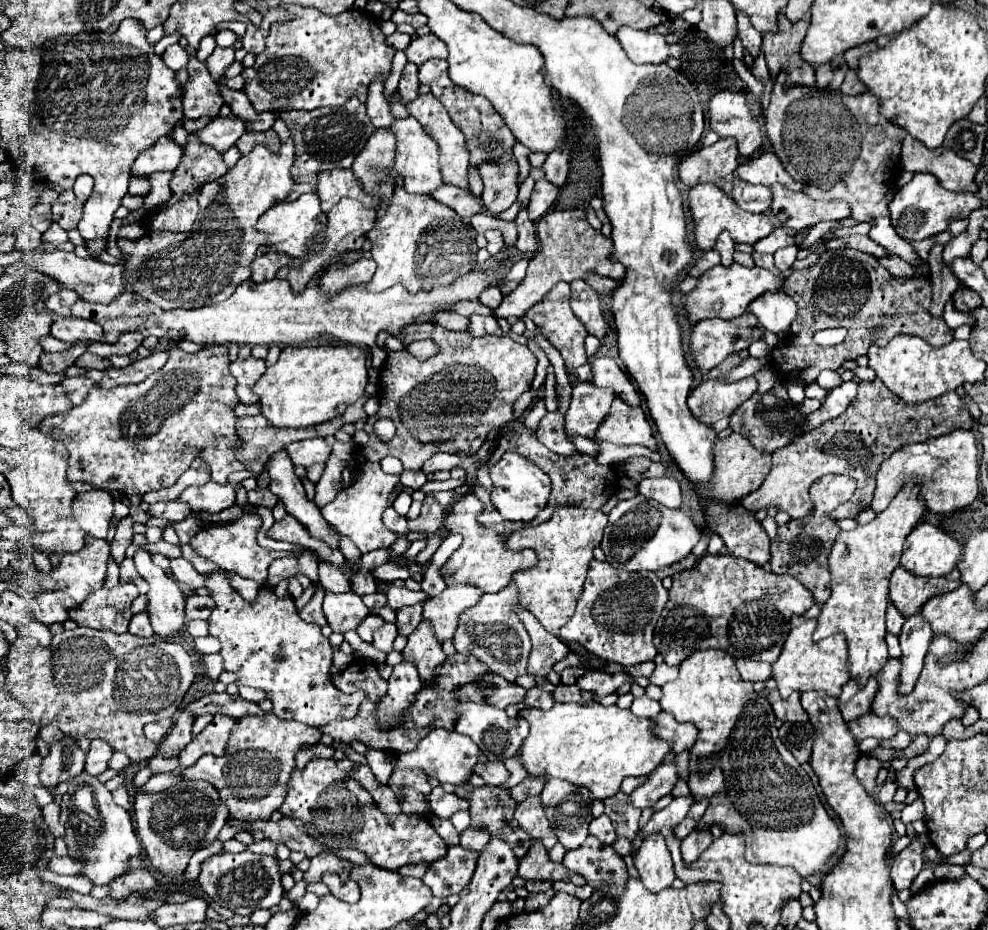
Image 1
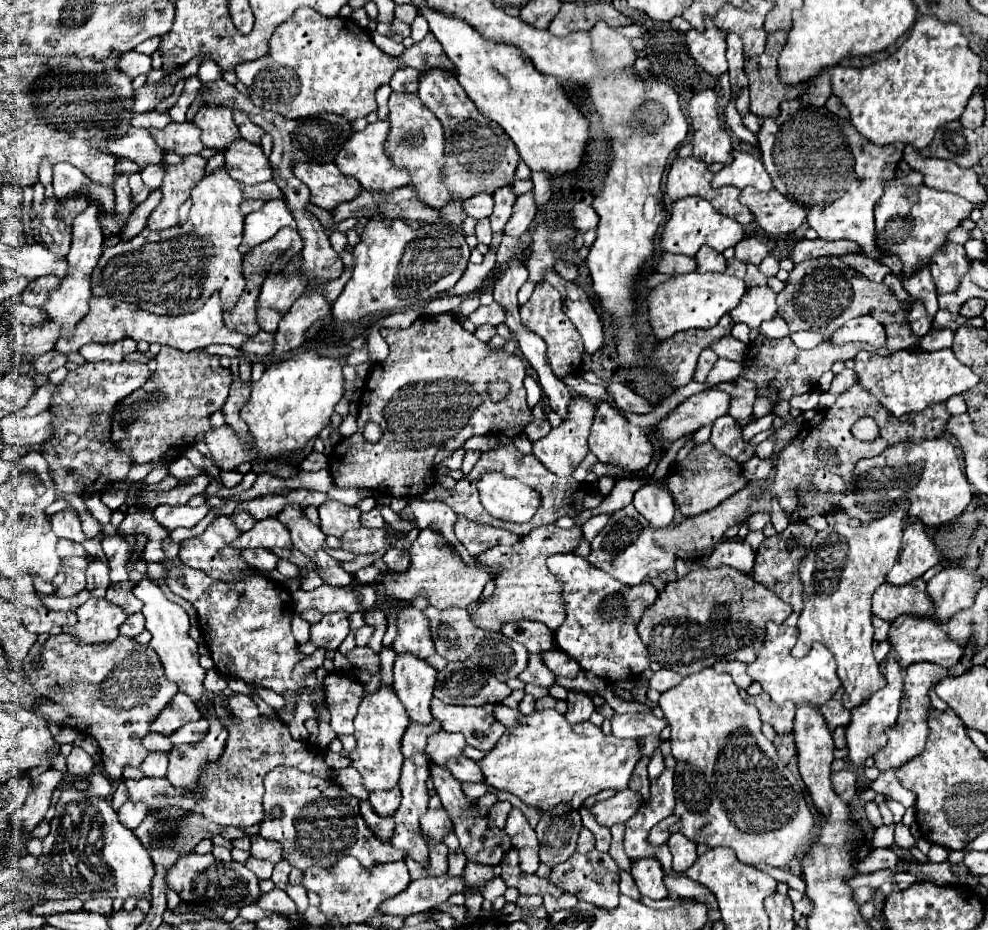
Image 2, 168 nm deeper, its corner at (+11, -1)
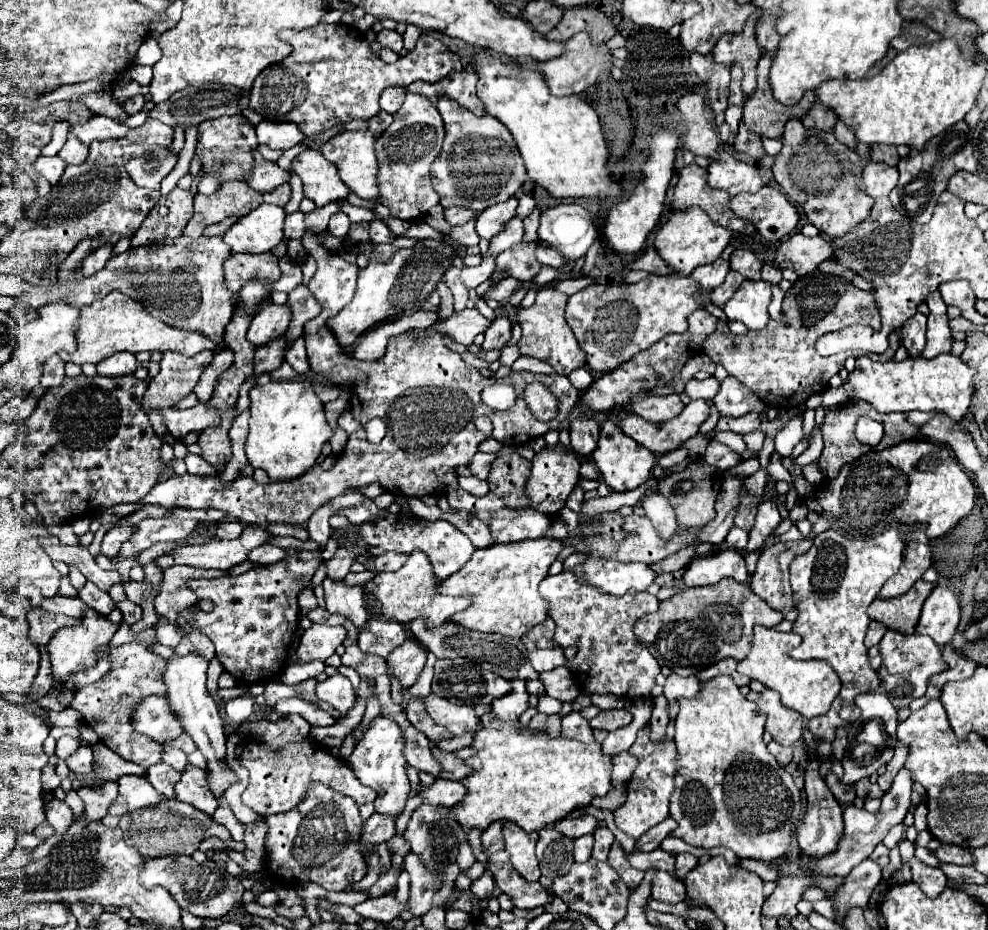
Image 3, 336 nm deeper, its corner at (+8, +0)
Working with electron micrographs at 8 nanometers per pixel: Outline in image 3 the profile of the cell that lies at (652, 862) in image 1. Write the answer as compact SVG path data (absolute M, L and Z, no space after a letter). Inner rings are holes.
M656 871L652 881L652 899L672 905L686 901L686 887L680 879L668 875L666 871Z

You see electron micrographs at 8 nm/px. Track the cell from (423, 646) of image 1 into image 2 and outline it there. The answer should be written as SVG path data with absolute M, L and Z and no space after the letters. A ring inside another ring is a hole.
M411 654L395 658L393 666L393 686L403 702L407 716L417 724L431 724L433 716L429 702L433 698L437 670L425 660L419 660Z

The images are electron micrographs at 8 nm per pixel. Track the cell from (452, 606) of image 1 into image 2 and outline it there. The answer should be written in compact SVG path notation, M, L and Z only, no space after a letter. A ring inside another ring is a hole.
M403 606L397 618L397 638L393 642L395 654L415 654L427 660L435 654L435 646L429 632L427 616L415 606Z

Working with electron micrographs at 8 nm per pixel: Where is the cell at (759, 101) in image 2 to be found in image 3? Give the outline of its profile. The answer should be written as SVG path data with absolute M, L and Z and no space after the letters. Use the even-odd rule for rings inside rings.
M764 53L762 59L758 61L758 87L744 101L742 121L760 137L780 137L786 121L790 117L802 117L816 101L814 91L806 91L794 107L778 103L772 95L772 87L768 81L772 59L774 55Z

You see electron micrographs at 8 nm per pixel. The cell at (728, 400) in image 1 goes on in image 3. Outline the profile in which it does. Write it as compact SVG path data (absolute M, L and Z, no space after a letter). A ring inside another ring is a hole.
M702 399L690 401L684 411L670 419L660 423L650 423L638 415L628 415L620 421L626 435L630 435L634 441L644 445L656 455L664 455L672 449L678 449L684 441L692 439L698 433L698 427L710 417L710 405Z

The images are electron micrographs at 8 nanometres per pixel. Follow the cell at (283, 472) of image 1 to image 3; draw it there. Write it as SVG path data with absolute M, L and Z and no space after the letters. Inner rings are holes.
M326 577L322 587L326 593L326 609L330 609L330 613L340 613L348 617L358 629L366 625L366 621L370 619L370 613L364 601L362 585L350 587L344 581L334 581Z

